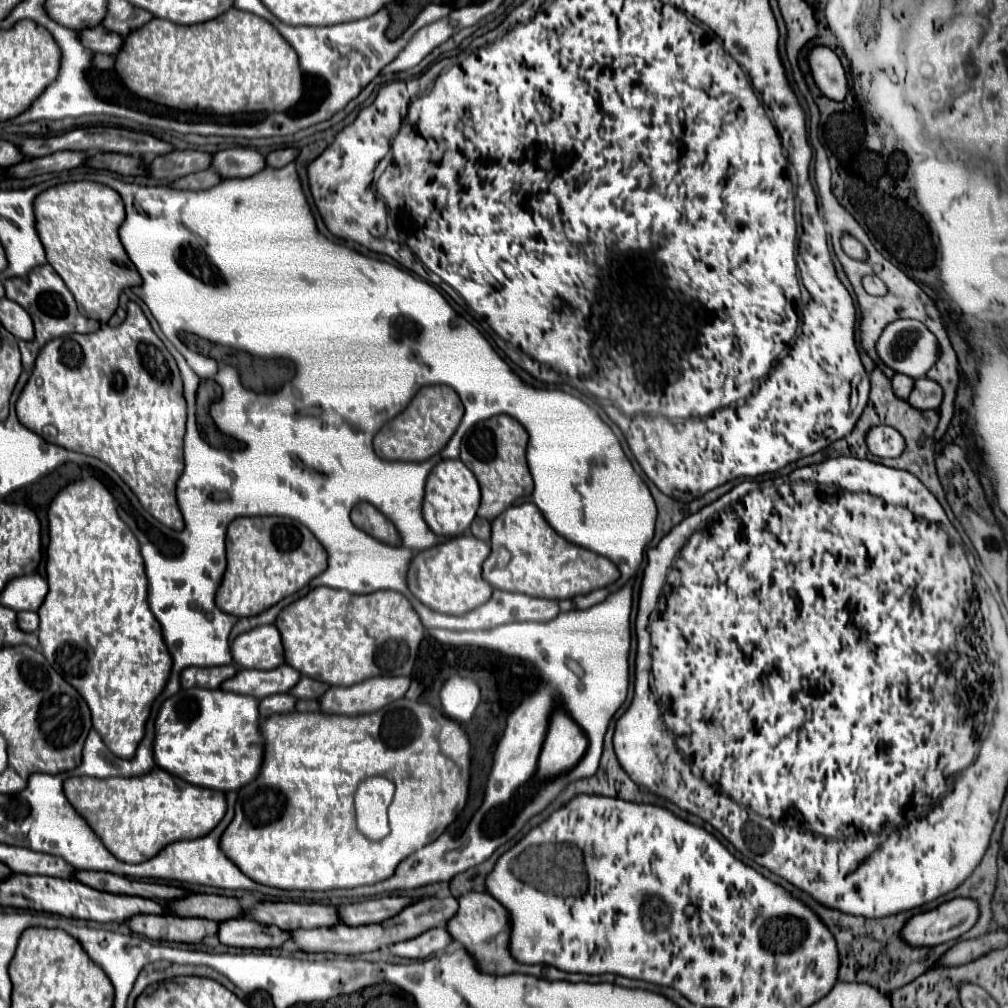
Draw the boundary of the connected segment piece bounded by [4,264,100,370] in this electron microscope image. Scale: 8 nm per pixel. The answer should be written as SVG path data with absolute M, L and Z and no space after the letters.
M42 264L42 266L36 266L28 276L24 278L8 278L4 282L4 290L6 290L6 298L18 302L32 318L34 322L34 330L36 330L36 336L32 342L18 342L20 346L20 352L22 352L22 364L26 370L32 370L34 366L34 360L36 360L36 354L38 350L52 338L58 338L62 334L70 334L70 332L80 332L80 334L88 334L88 332L94 332L100 328L98 322L82 316L78 312L78 306L74 302L74 296L70 294L70 290L66 288L64 280L54 272L54 268L50 264Z

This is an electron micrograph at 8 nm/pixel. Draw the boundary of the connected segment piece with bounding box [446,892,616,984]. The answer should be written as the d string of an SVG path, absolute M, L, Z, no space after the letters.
M466 892L458 898L458 912L446 922L446 930L452 936L452 940L460 942L466 952L476 960L476 966L488 974L512 974L512 972L522 972L522 974L532 974L538 978L546 980L568 980L568 982L616 982L614 974L568 974L562 970L556 970L554 966L528 966L512 960L508 956L508 914L504 914L504 908L488 894L482 892Z

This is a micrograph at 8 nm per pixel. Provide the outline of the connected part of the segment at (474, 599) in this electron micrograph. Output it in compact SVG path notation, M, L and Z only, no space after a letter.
M462 534L456 538L450 538L446 542L440 542L432 548L426 548L418 554L414 554L406 584L408 590L428 608L442 614L466 614L474 610L476 606L484 604L492 596L492 586L482 580L482 562L490 554L490 546L484 540L474 538L472 534Z

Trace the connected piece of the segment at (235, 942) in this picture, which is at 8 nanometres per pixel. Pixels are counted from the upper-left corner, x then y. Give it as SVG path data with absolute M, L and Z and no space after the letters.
M230 918L218 924L218 940L236 948L276 948L290 940L288 932L276 926L260 926L248 918Z

